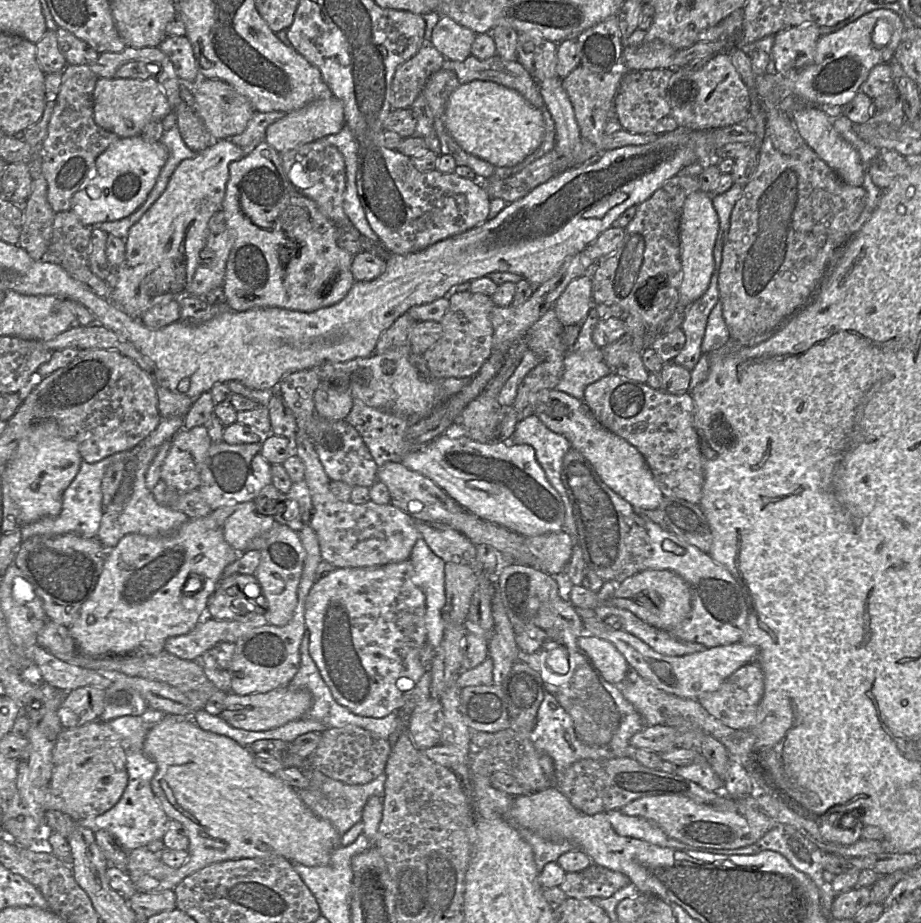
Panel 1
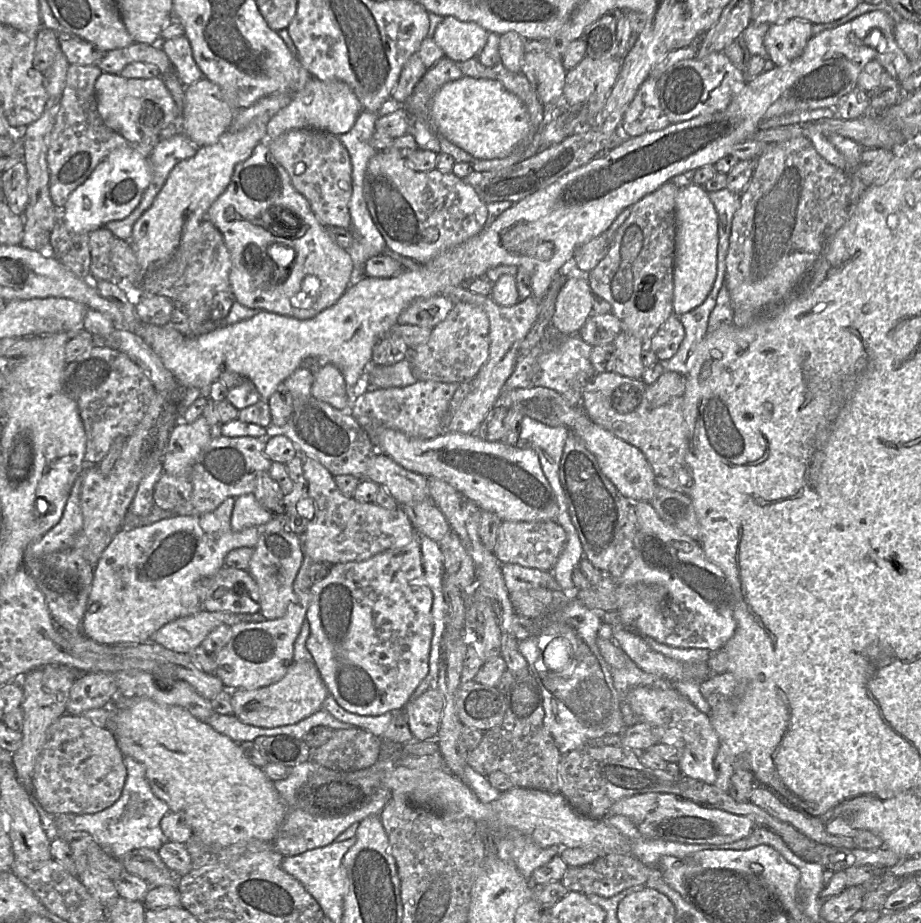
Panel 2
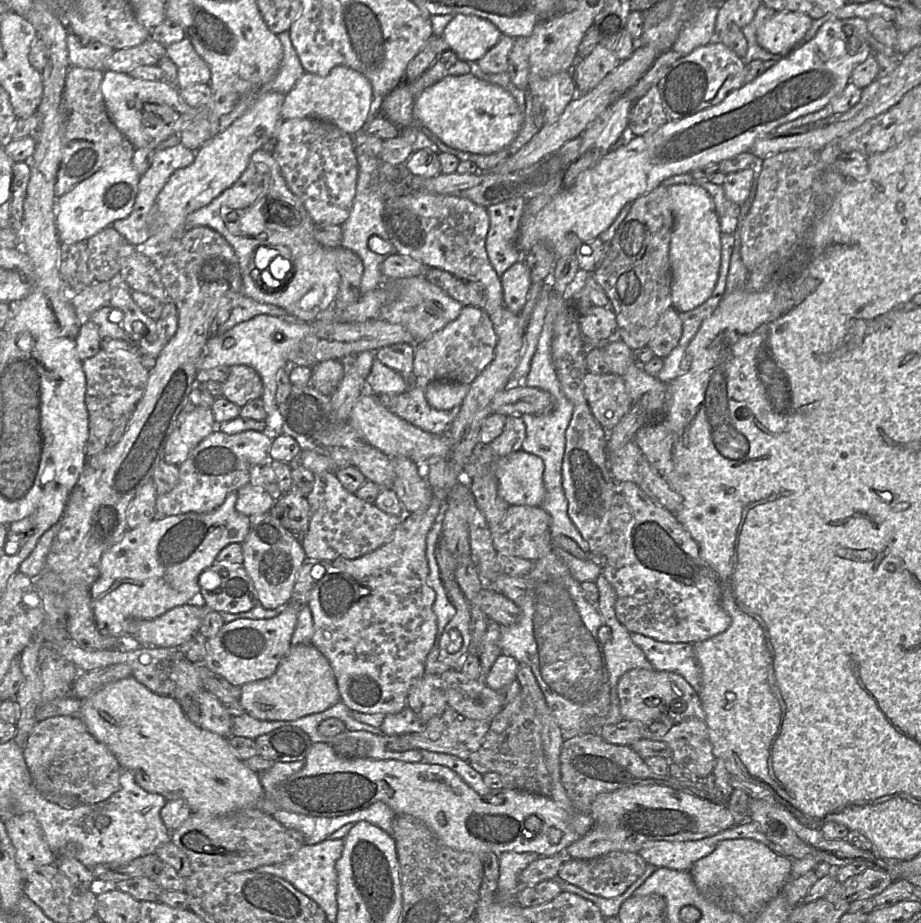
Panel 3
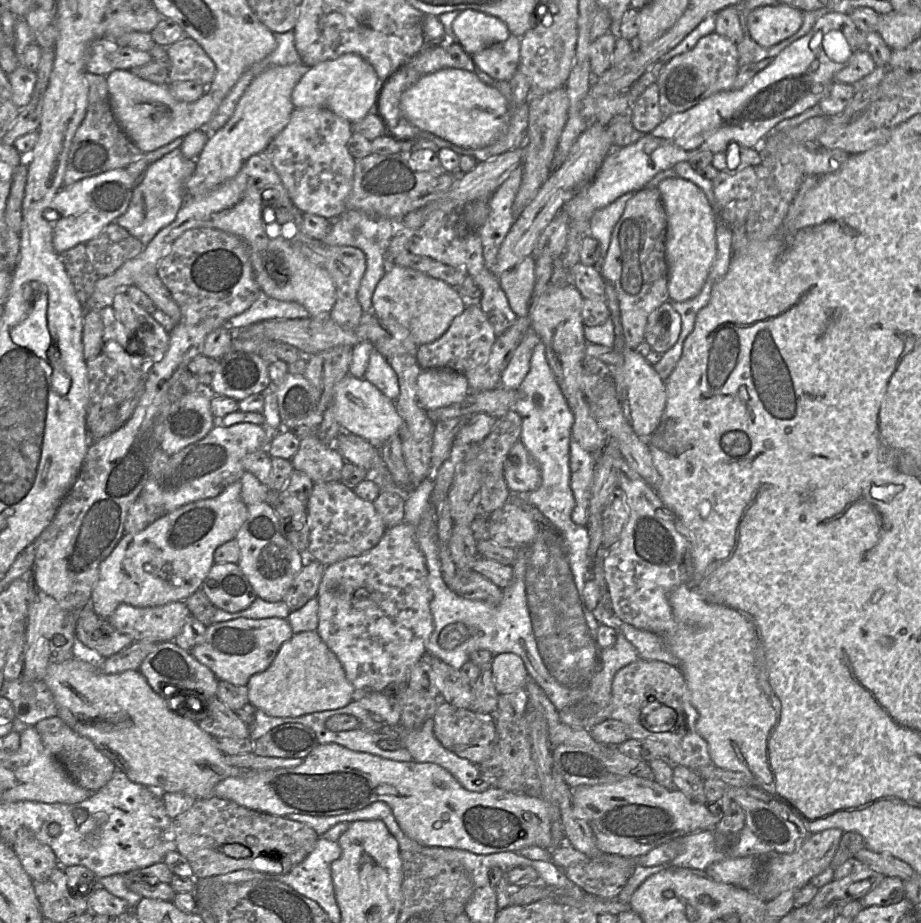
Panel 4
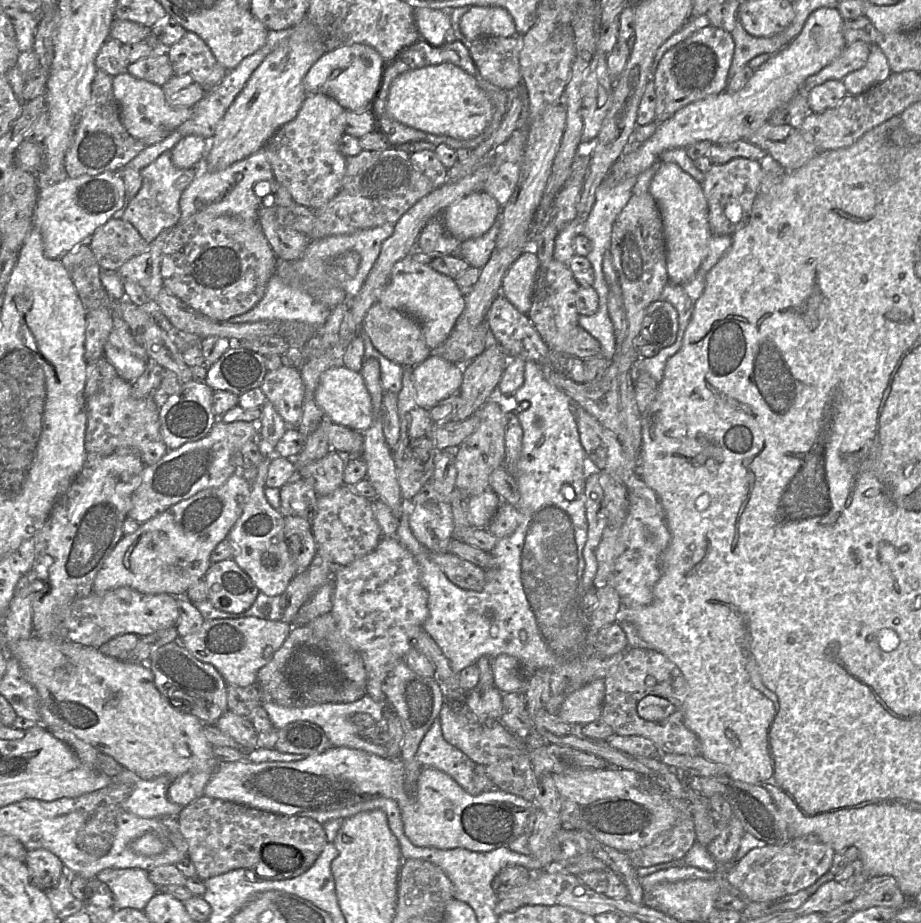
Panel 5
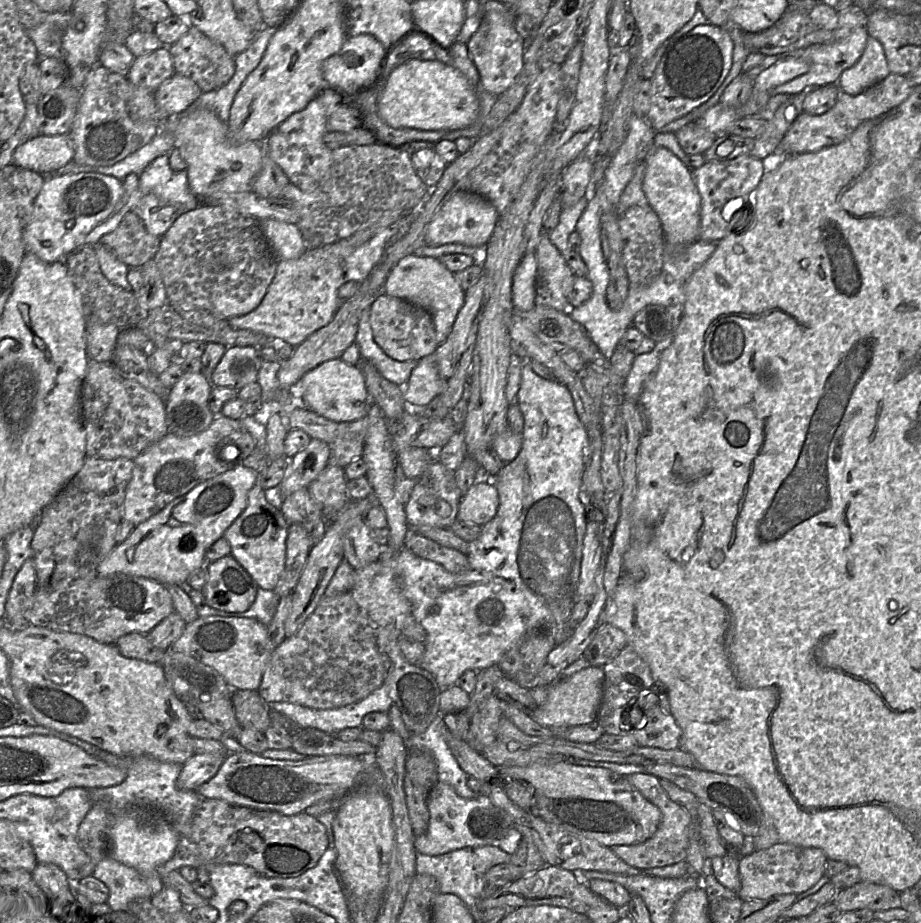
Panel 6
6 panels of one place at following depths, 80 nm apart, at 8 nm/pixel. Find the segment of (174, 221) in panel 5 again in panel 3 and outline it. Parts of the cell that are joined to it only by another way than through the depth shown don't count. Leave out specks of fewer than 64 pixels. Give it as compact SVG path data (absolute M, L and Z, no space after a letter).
M182 143L157 151L151 165L144 175L141 176L138 184L138 193L132 212L124 219L116 220L112 227L117 230L131 245L140 249L151 235L151 222L153 221L156 201L159 193L169 180L170 176L180 168L185 168L193 163L197 150L191 150Z

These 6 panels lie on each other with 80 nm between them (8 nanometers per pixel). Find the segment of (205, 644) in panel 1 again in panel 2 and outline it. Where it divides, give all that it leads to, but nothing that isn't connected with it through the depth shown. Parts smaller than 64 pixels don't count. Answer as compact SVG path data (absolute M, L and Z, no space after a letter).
M202 609L196 614L178 618L158 629L150 638L151 642L157 643L168 650L181 654L189 654L196 647L200 646L208 634L220 625L232 627L241 622L252 622L241 620L240 614L229 612L209 612Z

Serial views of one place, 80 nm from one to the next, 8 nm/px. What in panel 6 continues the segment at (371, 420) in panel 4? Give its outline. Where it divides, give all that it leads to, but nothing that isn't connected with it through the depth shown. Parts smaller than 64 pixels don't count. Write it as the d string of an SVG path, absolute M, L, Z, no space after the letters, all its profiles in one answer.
M340 359L327 361L308 372L290 392L297 403L338 424L361 419L369 411L369 394L362 371Z

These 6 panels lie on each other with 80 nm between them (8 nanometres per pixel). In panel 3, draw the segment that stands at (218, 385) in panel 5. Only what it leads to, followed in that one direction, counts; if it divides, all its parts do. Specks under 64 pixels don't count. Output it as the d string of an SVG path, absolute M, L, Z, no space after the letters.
M247 365L230 367L229 376L221 387L222 396L240 408L251 400L261 398L263 392L259 374Z

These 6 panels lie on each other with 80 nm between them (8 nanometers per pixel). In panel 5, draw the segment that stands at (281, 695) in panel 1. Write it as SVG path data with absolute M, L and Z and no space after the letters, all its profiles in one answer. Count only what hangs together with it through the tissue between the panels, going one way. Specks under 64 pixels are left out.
M331 612L307 625L293 626L271 661L257 673L262 700L290 707L351 703L366 694L367 672L361 656L342 636Z

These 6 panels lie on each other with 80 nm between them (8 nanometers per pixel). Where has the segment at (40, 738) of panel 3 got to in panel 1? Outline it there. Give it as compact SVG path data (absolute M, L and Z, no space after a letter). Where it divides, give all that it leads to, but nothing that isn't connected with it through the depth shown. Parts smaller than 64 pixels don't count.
M90 722L62 729L53 749L53 771L44 808L68 814L76 822L113 808L128 784L127 762L121 738L107 723Z

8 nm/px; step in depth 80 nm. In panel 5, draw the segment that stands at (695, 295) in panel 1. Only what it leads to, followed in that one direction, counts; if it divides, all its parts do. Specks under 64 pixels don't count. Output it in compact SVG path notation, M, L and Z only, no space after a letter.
M659 161L649 184L649 194L656 201L662 221L666 246L668 281L675 285L689 282L697 273L709 250L712 237L708 221L708 204L701 184L677 164Z

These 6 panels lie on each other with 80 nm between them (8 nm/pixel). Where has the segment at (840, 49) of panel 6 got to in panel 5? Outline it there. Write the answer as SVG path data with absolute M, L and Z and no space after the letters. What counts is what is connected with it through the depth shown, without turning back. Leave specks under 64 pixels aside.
M856 41L846 45L842 53L819 72L809 76L803 83L802 89L808 91L814 86L828 80L842 80L847 74L865 66L870 51L870 45Z

